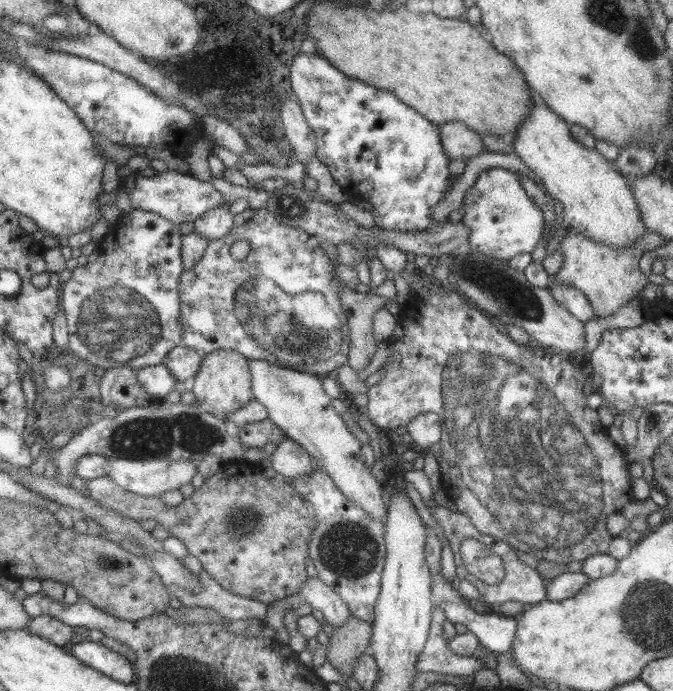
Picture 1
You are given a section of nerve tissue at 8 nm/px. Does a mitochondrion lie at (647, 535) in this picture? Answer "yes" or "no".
no

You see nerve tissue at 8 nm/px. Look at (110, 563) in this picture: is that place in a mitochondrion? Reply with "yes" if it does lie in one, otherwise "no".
yes

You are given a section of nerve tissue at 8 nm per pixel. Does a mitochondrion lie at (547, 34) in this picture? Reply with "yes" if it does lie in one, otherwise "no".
no

